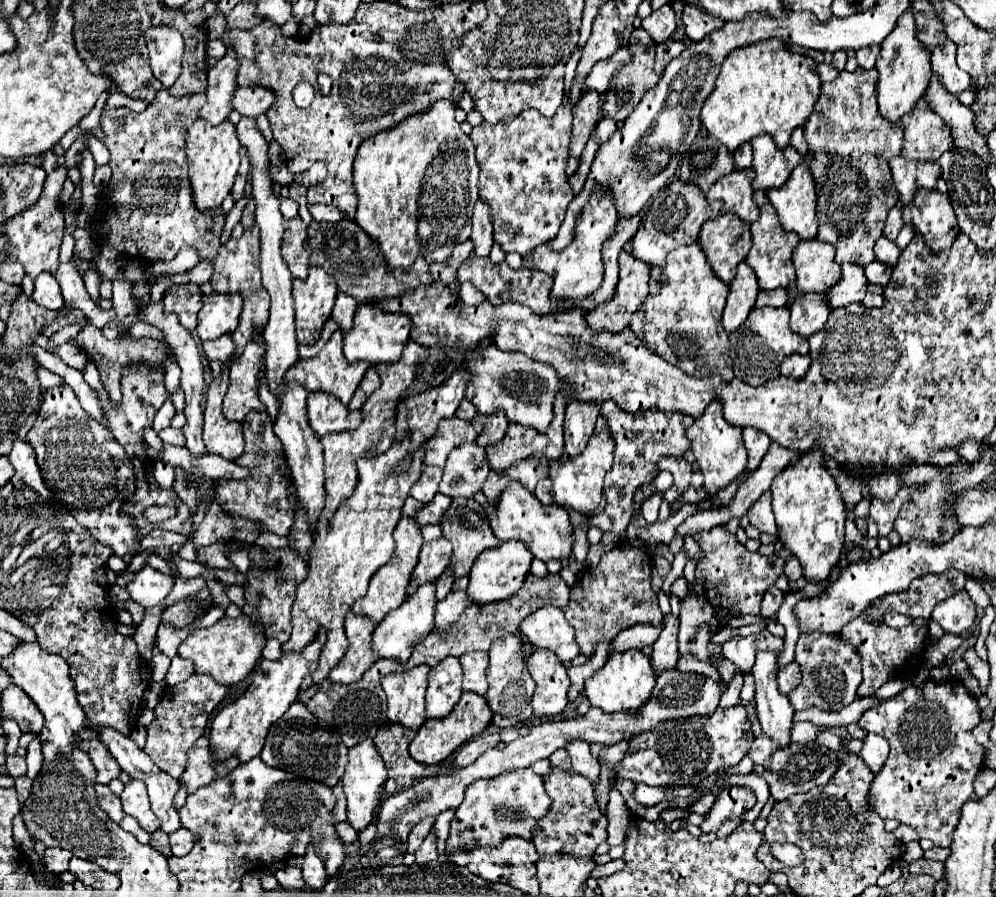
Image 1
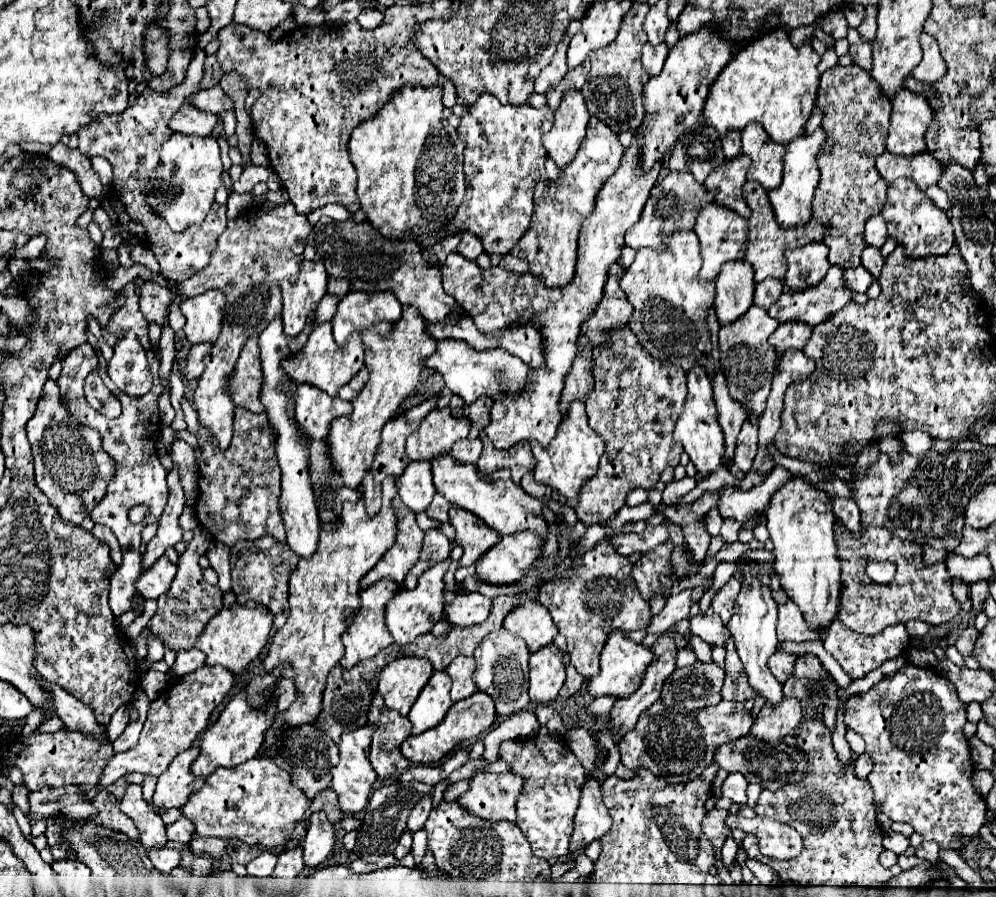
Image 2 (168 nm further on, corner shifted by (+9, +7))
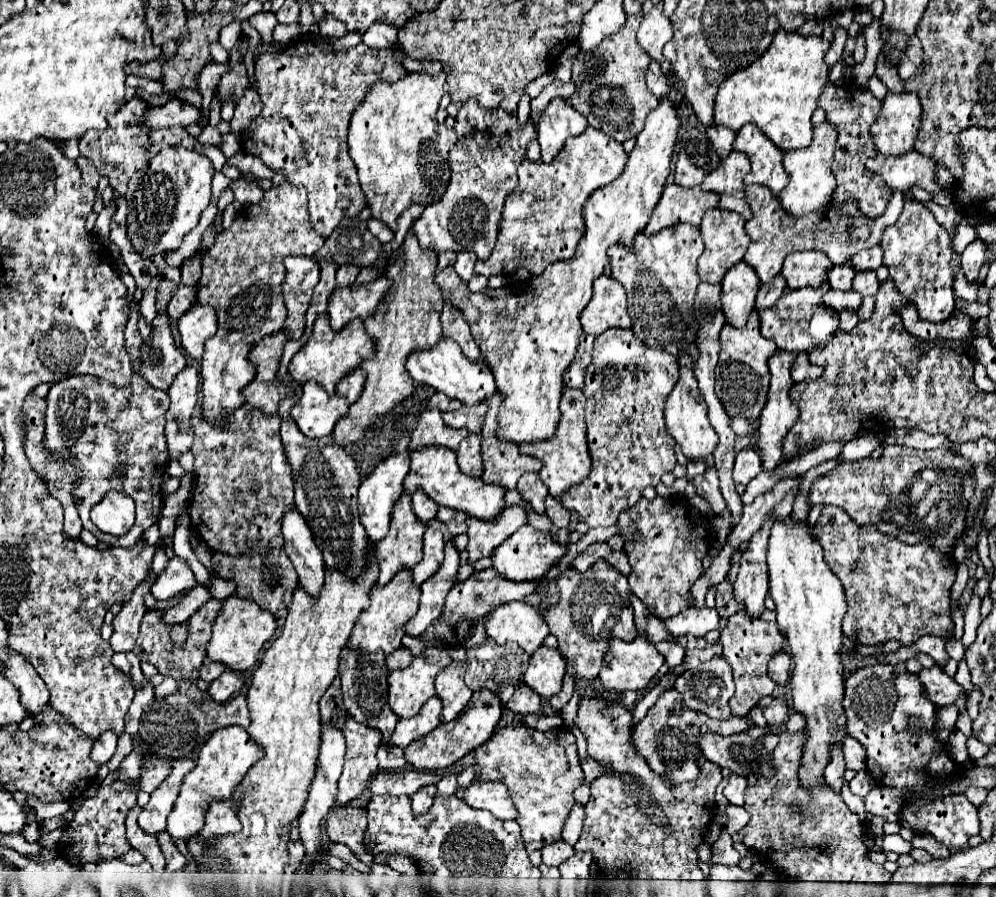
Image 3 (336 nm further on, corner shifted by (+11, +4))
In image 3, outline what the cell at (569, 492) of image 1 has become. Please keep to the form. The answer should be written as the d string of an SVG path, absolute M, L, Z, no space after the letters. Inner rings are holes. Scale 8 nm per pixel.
M564 387L560 409L562 419L558 423L556 435L548 441L534 441L534 443L520 443L520 453L532 455L538 461L542 461L542 469L538 471L544 485L550 489L550 495L560 499L572 485L582 483L588 473L592 471L592 457L588 453L588 441L586 441L586 423L584 423L584 395L582 391Z

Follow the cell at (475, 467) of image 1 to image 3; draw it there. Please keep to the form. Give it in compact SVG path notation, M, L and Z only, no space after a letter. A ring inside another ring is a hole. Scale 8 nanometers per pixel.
M468 435L458 451L458 465L464 473L472 475L472 477L480 477L482 471L482 459L480 459L480 435Z

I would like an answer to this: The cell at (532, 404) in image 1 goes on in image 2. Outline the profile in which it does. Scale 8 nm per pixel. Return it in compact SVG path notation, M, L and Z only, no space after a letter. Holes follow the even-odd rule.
M440 340L438 348L432 356L422 360L426 368L432 368L442 374L446 386L460 396L466 404L476 402L480 396L490 396L492 400L498 400L502 392L506 394L518 394L526 386L526 376L530 372L530 366L518 360L516 356L502 352L502 348L492 350L474 350L462 340Z

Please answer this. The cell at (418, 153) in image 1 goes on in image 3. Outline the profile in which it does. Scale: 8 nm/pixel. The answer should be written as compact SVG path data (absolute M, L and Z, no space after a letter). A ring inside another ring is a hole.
M408 73L408 77L396 81L396 83L376 83L372 85L372 89L368 91L366 99L362 101L360 109L356 109L352 113L352 119L350 119L350 133L348 133L348 147L350 147L350 157L358 169L358 177L360 177L360 185L362 185L362 191L364 191L364 197L368 201L368 207L372 211L372 217L376 217L378 221L382 221L386 227L390 227L392 231L396 231L396 219L402 211L406 211L410 205L434 205L442 199L444 191L446 191L446 185L448 185L448 179L450 179L450 161L448 161L448 153L450 149L456 145L456 133L446 129L444 125L440 125L436 121L436 111L438 111L438 103L440 103L440 97L444 93L442 85L444 85L444 79L446 75L442 73L440 77L430 77L426 73Z

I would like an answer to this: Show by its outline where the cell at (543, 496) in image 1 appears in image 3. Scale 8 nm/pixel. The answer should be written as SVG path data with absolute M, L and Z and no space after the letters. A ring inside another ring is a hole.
M526 473L520 477L518 481L518 493L532 503L532 507L538 513L544 513L544 499L548 495L548 487L544 487L544 483L540 481L538 473Z

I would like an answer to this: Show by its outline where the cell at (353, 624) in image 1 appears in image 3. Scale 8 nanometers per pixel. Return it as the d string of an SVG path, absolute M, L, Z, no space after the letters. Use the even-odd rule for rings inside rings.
M400 571L380 589L372 587L370 589L370 607L366 611L362 611L360 619L356 621L356 627L352 629L352 635L346 643L346 647L366 651L366 653L384 651L386 655L396 651L396 647L400 647L400 641L404 637L404 629L402 629L404 623L408 619L412 619L412 615L416 615L416 611L418 611L418 597L420 597L420 589L416 589L416 585L412 583L410 571Z

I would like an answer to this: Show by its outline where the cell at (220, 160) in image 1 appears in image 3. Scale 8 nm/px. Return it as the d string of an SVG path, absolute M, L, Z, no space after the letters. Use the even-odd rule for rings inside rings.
M164 147L150 163L148 177L132 177L128 199L128 239L144 257L164 251L176 251L186 233L190 233L202 211L210 203L210 181L214 175L212 161L198 149Z

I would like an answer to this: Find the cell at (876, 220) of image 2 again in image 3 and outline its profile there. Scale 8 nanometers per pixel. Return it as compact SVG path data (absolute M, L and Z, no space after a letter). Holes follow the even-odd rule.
M874 245L870 249L858 251L852 257L852 263L854 263L854 267L858 271L862 271L862 269L878 269L882 265L882 247L880 245Z

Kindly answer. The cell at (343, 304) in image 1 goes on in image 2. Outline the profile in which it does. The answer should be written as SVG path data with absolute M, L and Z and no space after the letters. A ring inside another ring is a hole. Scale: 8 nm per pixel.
M334 276L328 278L328 292L330 294L338 294L338 296L344 296L348 292L350 284L346 284L346 280L338 280Z

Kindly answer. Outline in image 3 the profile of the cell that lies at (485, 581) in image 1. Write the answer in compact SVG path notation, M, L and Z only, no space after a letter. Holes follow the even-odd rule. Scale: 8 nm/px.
M524 525L514 535L510 535L500 547L496 547L496 551L492 553L492 567L508 581L532 581L544 577L548 569L564 555L564 551L566 547L556 543L550 533L542 533L530 525Z

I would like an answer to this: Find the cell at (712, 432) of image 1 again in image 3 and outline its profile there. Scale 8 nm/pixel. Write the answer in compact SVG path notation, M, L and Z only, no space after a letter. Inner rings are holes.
M688 351L680 356L678 362L681 366L680 379L666 401L666 413L664 413L666 415L666 429L668 429L668 435L674 437L674 441L682 447L682 453L690 461L698 461L698 459L706 461L706 457L712 455L712 451L716 449L718 435L712 429L712 425L708 423L708 417L706 417L708 411L704 407L704 397L700 395L700 389L698 389L694 371L692 371L694 363L692 363L692 357Z

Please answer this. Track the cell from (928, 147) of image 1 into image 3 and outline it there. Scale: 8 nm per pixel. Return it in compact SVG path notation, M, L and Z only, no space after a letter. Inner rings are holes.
M888 93L884 97L884 103L882 103L882 113L880 117L872 123L872 135L874 135L874 143L876 143L876 149L882 153L882 155L904 155L908 151L914 149L914 139L920 131L920 113L922 113L922 107L920 107L920 101L918 101L918 95L916 93Z

